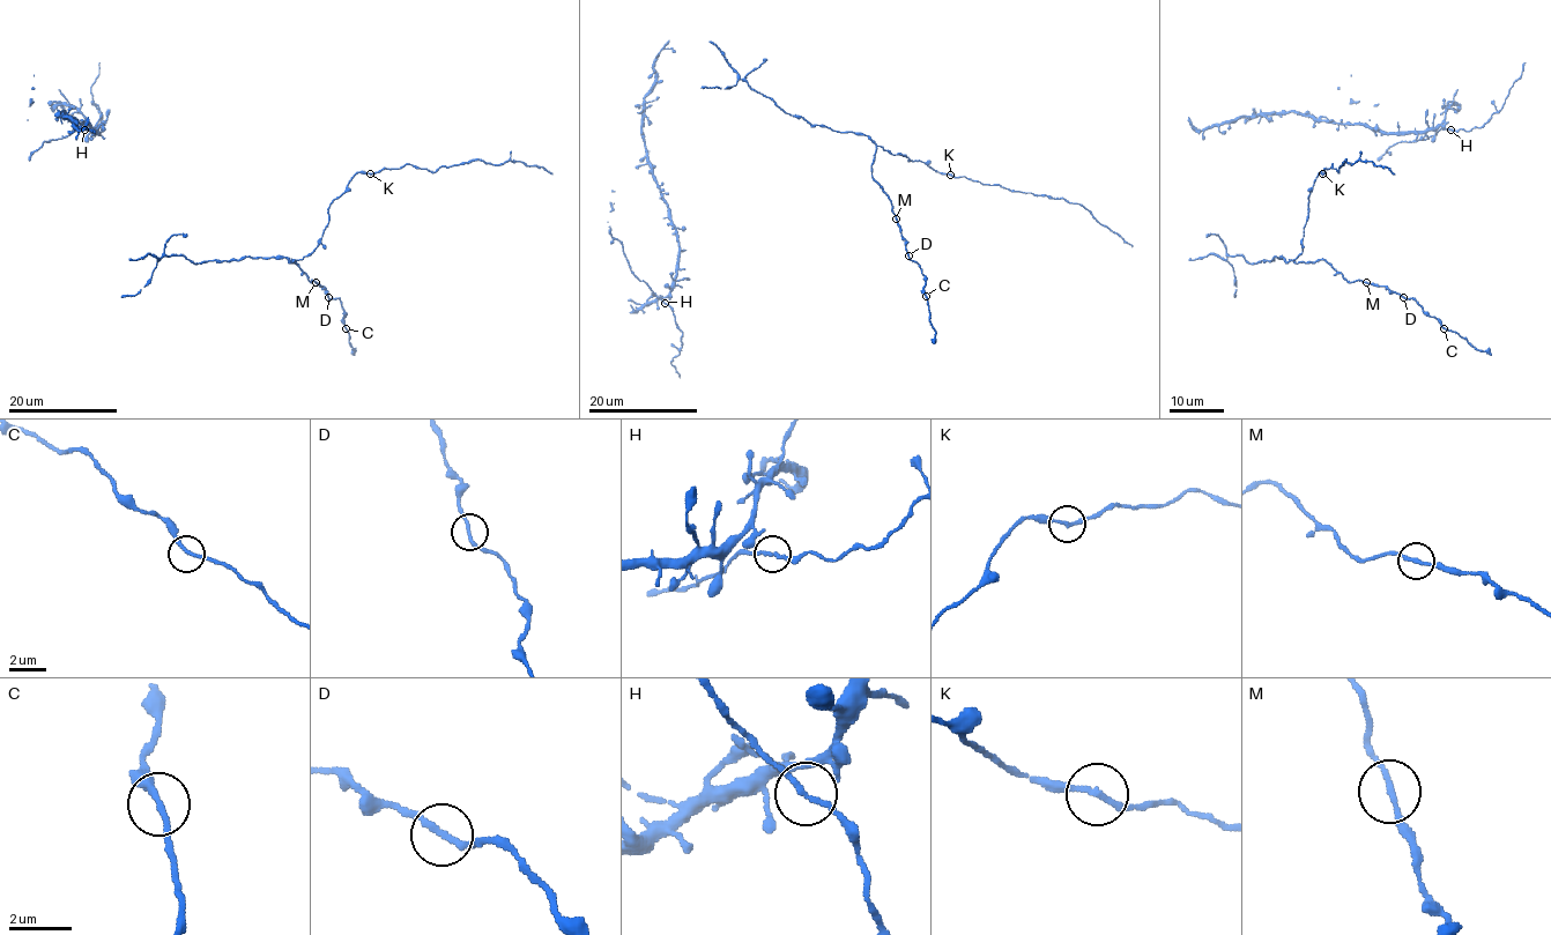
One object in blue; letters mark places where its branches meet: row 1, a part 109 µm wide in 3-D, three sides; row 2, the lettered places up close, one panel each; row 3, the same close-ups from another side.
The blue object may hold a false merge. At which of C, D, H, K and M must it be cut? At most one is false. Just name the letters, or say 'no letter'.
no letter

